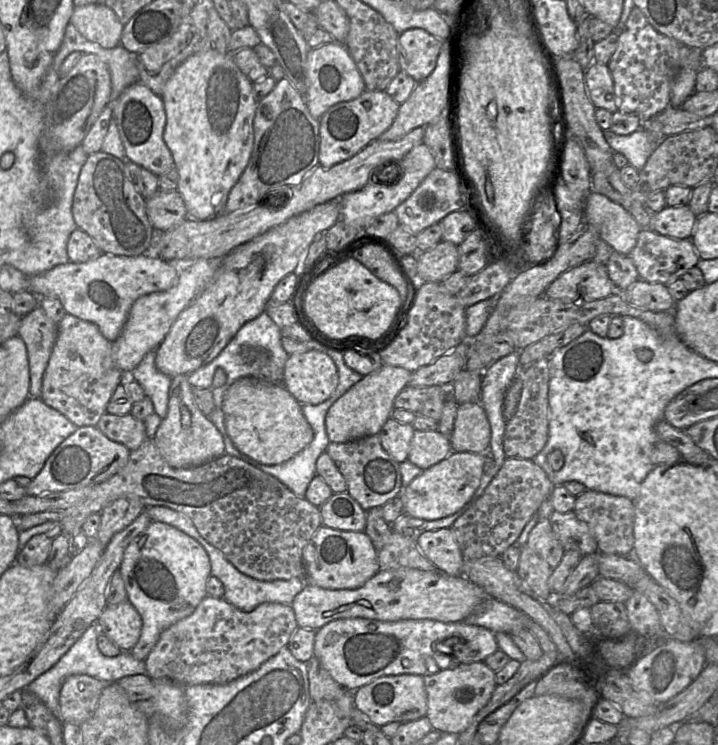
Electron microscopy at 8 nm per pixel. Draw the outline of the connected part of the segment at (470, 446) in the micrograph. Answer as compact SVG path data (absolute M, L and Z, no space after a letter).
M480 402L458 405L452 434L452 452L482 453L490 444L491 427Z

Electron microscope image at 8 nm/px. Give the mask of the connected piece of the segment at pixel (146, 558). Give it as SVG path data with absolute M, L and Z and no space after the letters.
M152 521L126 548L118 572L124 581L127 600L142 618L140 638L130 653L138 660L145 660L161 633L190 616L208 595L206 584L211 564L207 552L194 538L174 526Z

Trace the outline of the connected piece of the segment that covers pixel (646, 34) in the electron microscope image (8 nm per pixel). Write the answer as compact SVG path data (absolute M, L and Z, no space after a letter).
M636 6L631 11L624 28L618 30L618 34L617 48L607 64L614 81L618 110L648 120L670 106L671 88L680 69L680 48L686 45L658 32Z

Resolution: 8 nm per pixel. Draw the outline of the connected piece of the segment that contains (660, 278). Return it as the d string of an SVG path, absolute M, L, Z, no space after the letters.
M642 229L637 237L635 247L628 254L632 260L639 279L650 283L669 283L681 278L690 268L696 266L700 260L691 239L674 239L660 235L652 229Z

